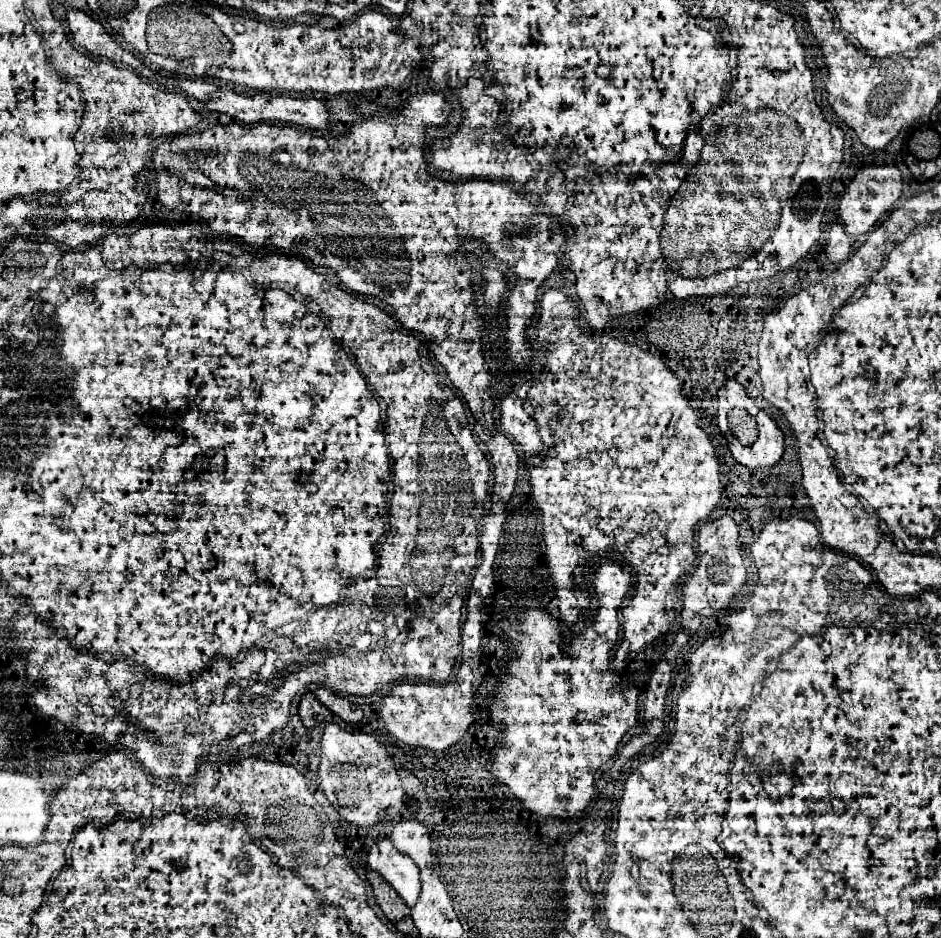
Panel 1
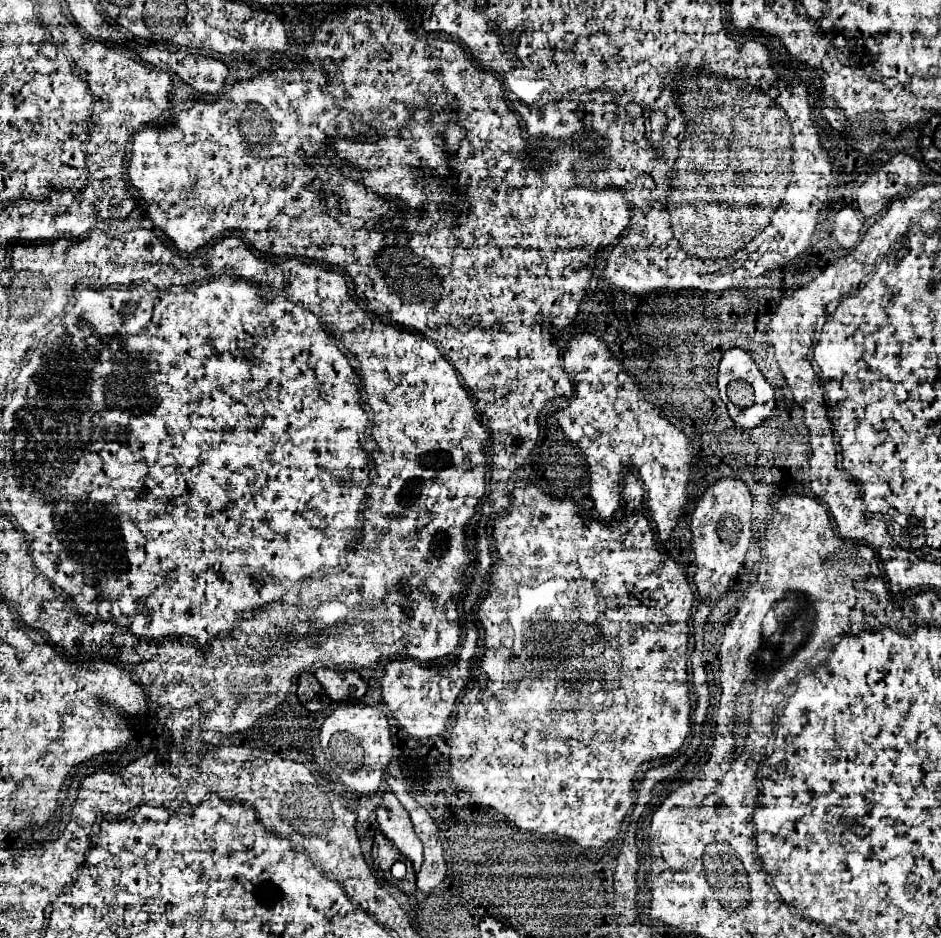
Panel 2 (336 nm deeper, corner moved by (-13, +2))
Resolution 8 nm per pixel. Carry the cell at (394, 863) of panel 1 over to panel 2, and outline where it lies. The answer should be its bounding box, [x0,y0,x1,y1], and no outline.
[377,787,423,871]

